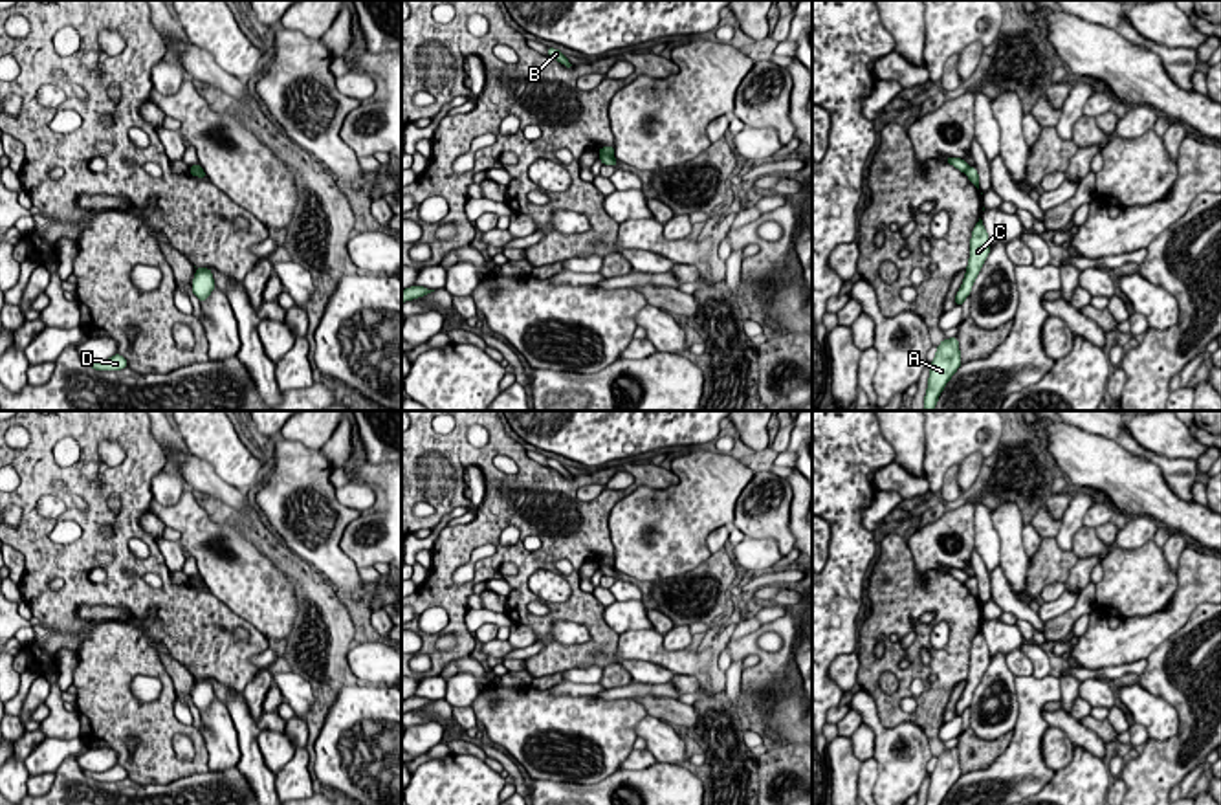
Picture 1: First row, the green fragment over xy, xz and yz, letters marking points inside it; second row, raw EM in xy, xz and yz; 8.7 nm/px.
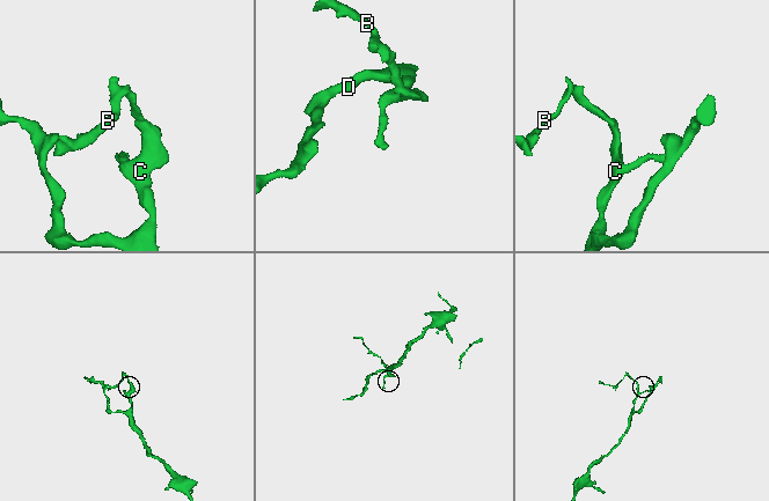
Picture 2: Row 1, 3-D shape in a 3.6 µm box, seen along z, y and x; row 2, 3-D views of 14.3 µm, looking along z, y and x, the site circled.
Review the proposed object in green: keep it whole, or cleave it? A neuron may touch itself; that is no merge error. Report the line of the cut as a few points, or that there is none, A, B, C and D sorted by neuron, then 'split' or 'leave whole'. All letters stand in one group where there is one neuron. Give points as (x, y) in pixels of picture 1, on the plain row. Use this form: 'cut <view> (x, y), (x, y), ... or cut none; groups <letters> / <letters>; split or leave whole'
cut xz (600, 563), (611, 567); groups A C D / B; split

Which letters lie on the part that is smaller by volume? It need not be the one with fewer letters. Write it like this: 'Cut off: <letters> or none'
Cut off: B

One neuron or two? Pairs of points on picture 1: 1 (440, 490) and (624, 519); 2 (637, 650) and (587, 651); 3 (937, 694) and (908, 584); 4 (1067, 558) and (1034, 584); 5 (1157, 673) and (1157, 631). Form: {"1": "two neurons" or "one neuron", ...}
{"1": "two neurons", "2": "two neurons", "3": "one neuron", "4": "one neuron", "5": "two neurons"}

